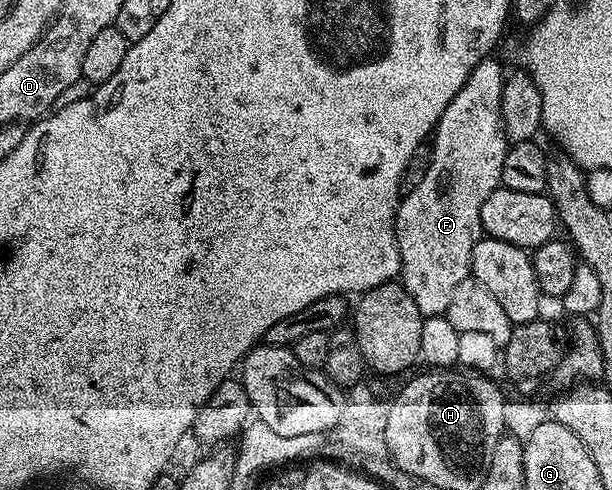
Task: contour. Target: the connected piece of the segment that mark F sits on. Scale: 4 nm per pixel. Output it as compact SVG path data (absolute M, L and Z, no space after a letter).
M495 58L481 61L471 71L430 137L431 161L424 178L400 199L395 237L401 254L401 283L424 318L442 317L453 290L471 276L473 246L484 235L481 206L503 183L501 166L509 147L501 122L504 79L505 71Z

